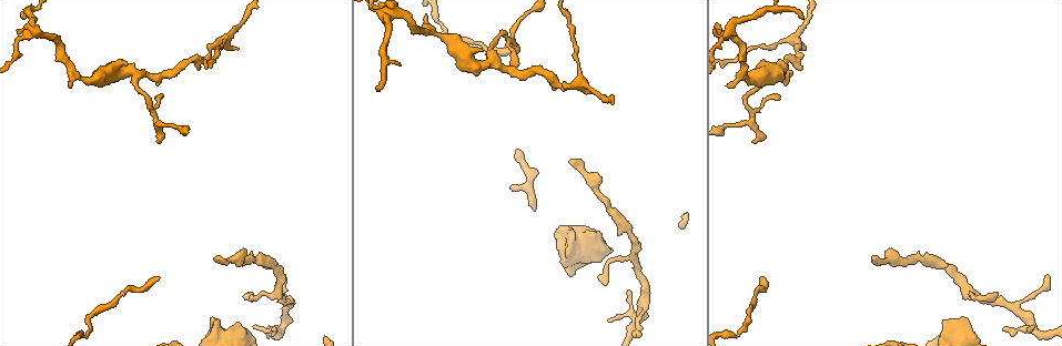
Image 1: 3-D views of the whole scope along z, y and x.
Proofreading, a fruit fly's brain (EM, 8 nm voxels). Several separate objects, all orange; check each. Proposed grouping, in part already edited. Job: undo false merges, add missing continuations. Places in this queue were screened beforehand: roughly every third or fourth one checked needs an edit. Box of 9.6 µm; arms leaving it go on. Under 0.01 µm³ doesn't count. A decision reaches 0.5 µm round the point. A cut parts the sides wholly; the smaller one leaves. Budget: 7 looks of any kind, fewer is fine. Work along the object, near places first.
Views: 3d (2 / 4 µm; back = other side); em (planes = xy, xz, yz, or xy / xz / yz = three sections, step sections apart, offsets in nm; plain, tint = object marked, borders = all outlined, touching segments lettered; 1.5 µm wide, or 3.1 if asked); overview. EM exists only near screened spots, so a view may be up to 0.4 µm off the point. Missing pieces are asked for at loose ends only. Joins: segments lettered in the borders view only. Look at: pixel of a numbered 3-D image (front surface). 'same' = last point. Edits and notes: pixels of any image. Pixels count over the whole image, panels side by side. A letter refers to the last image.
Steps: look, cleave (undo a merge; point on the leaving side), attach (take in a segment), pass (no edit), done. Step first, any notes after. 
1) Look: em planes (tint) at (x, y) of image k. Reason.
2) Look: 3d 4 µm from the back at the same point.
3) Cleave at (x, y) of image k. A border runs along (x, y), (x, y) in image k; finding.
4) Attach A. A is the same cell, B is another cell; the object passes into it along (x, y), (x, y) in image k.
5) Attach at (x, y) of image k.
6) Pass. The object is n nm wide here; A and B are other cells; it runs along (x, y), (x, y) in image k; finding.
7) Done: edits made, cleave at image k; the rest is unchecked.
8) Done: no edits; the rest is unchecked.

Look: em planes (borders) at (630, 292) of image 1. An open end.

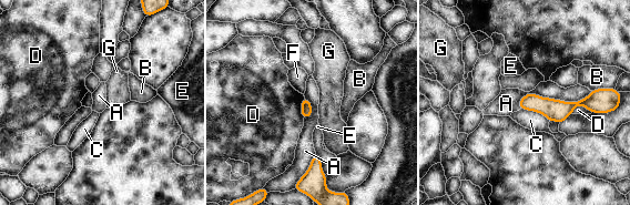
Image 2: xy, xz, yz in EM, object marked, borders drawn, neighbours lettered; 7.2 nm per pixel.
Pass. A, B, C, D, E, F and G are other cells; no lettered segment goes on from it.

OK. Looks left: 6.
Look: em yz step 4 (tint) at (751, 121) of image 1. Abrupt turn.

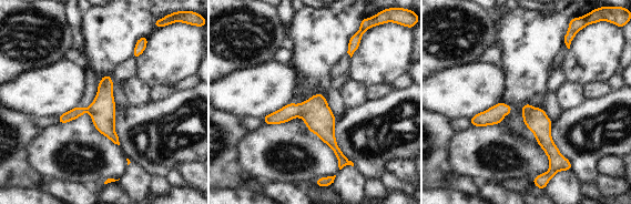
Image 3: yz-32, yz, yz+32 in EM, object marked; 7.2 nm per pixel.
Look: em planes (borders) at the same point. Cut it another way.

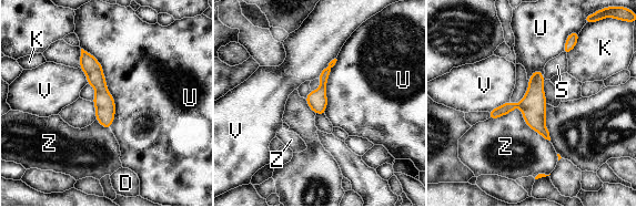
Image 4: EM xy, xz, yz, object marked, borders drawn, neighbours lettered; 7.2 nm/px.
Pass. D, K, S, U, V and Z are other cells; it runs along (83, 53), (100, 85), (107, 125) in image 4; one neuron here.

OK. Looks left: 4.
Look: 3d 4 µm at (379, 91) of image 1. Branch stops here.

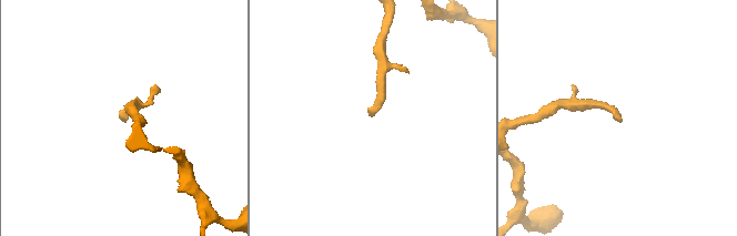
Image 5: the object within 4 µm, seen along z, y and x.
Look: em xy step 4 (tint) at (372, 116) of image 5.

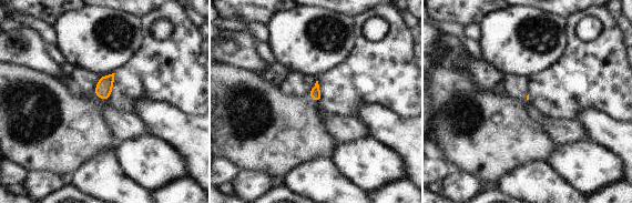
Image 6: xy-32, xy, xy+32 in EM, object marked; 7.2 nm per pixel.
Look: em xy step 4 (borders) at the same point. See the neighbours.

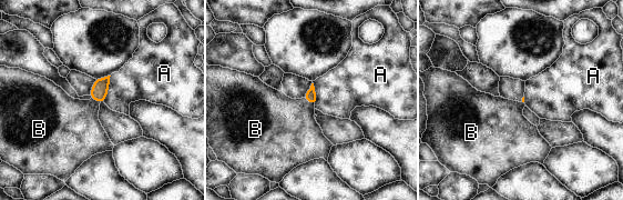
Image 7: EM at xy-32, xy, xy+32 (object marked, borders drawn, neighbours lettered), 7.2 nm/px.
Attach B. B is the same cell, A is another cell; the neuron continues.

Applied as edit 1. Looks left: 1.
Done: edits made, attach at image 7; the rest is unchecked.

